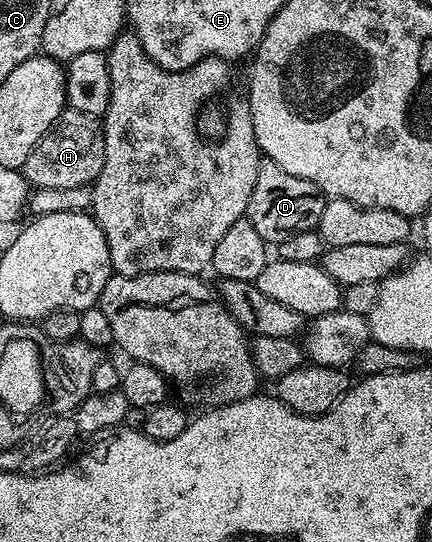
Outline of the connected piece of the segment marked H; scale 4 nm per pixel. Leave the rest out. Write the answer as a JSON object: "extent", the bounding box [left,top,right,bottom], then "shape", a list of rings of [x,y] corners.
{"extent":[21,108,104,189],"shape":[[[66,108],[29,153],[21,169],[32,188],[69,189],[88,186],[104,167],[104,133],[98,116]]]}

